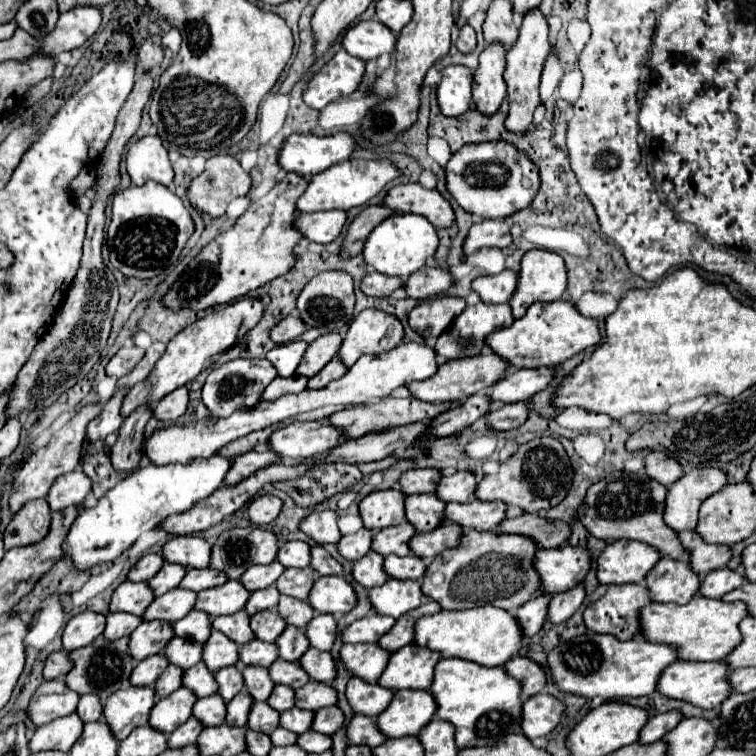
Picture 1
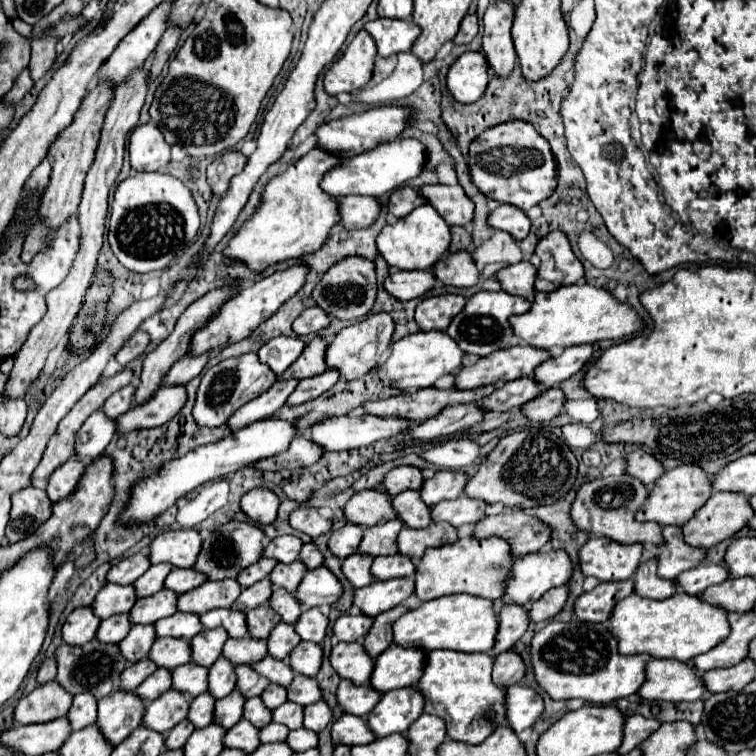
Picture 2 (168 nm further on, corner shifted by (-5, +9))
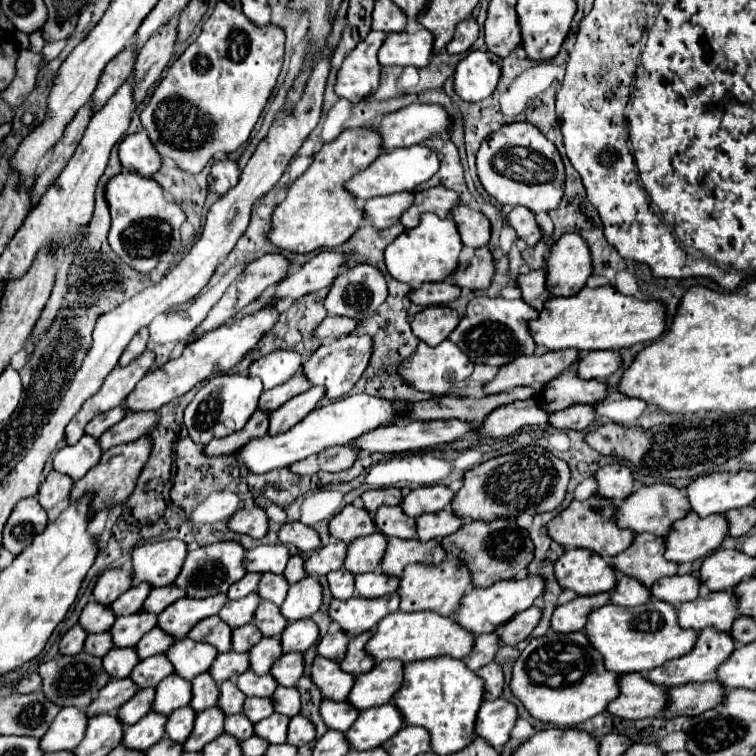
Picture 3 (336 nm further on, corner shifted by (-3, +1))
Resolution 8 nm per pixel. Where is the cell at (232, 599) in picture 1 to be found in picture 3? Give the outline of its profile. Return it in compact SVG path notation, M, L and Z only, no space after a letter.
M224 593L206 597L206 599L184 597L168 605L168 609L164 609L158 615L158 625L160 629L174 635L176 639L182 639L198 621L210 615L218 615L226 603L228 603L228 597Z

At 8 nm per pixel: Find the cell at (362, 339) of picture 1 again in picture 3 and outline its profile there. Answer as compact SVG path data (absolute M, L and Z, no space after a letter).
M346 335L338 337L326 345L320 345L318 351L304 363L304 375L310 379L312 385L322 385L326 389L328 399L340 399L350 393L354 383L362 377L366 371L370 357L372 357L372 337L368 335Z

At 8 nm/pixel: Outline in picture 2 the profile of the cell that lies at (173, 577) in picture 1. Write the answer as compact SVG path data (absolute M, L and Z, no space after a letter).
M160 563L160 565L152 565L140 579L136 579L136 583L132 585L136 591L136 597L148 597L154 595L156 591L160 591L164 587L164 579L170 573L172 565L168 563Z

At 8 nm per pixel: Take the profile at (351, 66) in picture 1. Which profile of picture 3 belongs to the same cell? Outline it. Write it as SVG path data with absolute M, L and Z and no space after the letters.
M370 31L366 39L360 41L356 49L344 59L334 85L338 97L346 97L348 101L358 103L378 89L380 63L376 59L376 53L384 39L386 33Z

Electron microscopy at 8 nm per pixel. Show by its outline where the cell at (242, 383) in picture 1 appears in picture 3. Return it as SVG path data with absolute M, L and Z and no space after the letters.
M218 373L212 379L208 379L184 411L184 423L188 427L192 441L206 445L214 437L226 437L234 431L242 429L242 425L246 425L250 415L258 409L258 399L260 399L262 391L264 391L262 383L252 375Z

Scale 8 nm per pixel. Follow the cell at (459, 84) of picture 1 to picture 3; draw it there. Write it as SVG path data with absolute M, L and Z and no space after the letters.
M470 51L456 67L454 91L462 101L482 101L492 95L498 79L498 59L488 51Z

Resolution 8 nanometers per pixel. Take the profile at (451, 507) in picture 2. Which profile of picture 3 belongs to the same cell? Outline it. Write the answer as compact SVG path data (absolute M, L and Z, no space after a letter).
M442 509L438 513L426 513L416 519L418 521L418 539L444 539L450 533L456 533L462 527L462 517L458 517L452 509Z

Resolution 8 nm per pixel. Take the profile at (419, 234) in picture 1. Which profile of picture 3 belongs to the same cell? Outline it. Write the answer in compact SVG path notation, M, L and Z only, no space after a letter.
M422 213L420 223L414 229L402 231L384 251L384 261L388 273L412 287L418 287L428 281L444 281L452 275L458 265L458 255L462 251L462 241L456 231L456 225L450 219L440 219L434 213Z

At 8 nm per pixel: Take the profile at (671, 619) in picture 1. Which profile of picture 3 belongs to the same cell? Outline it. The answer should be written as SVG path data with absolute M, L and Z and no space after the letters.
M652 599L640 607L618 607L618 605L604 605L590 613L586 635L590 643L604 655L606 669L624 675L624 673L646 673L656 669L658 665L666 663L668 659L678 659L694 649L698 639L698 631L682 629L678 625L676 609L660 599Z

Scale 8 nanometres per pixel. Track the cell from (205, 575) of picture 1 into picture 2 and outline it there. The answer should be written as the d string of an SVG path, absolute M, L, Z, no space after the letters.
M172 569L164 581L164 587L182 595L190 589L196 589L204 581L206 581L206 577L194 569Z

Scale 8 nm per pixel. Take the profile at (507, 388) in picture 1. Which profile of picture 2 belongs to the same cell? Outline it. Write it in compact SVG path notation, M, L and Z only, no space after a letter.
M592 345L568 347L568 349L562 351L562 355L544 361L536 369L534 377L536 377L536 381L540 381L540 385L552 387L554 383L566 381L568 377L572 377L574 373L578 373L592 359L592 353L594 353Z

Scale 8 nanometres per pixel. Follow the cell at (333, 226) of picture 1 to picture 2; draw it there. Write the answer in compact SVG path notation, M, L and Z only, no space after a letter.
M354 195L354 197L342 197L340 199L340 215L342 215L342 227L346 229L364 229L370 227L382 207L376 197L364 197L364 195Z

